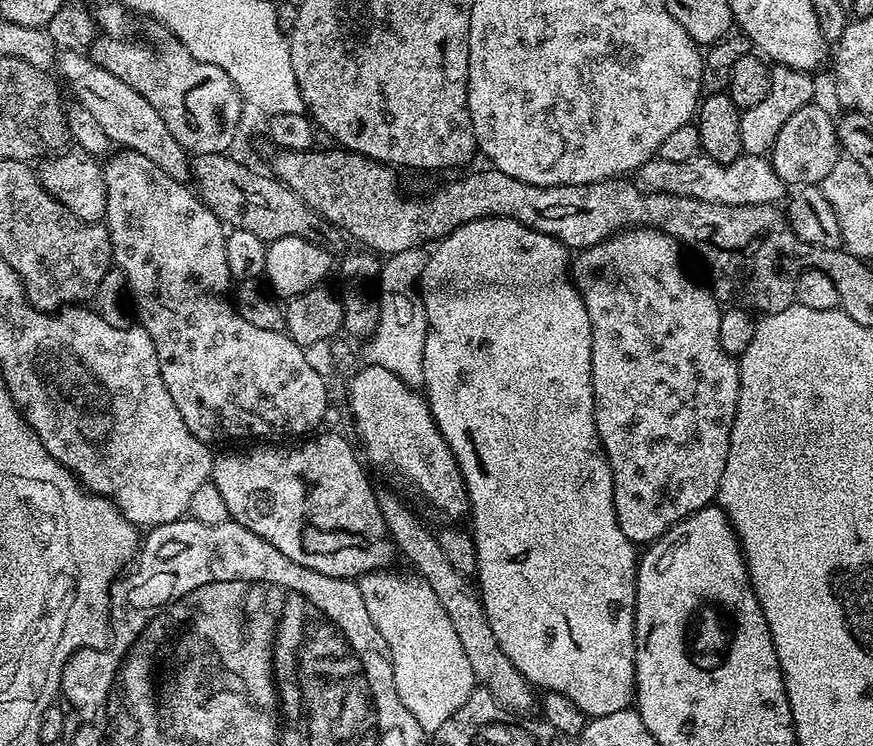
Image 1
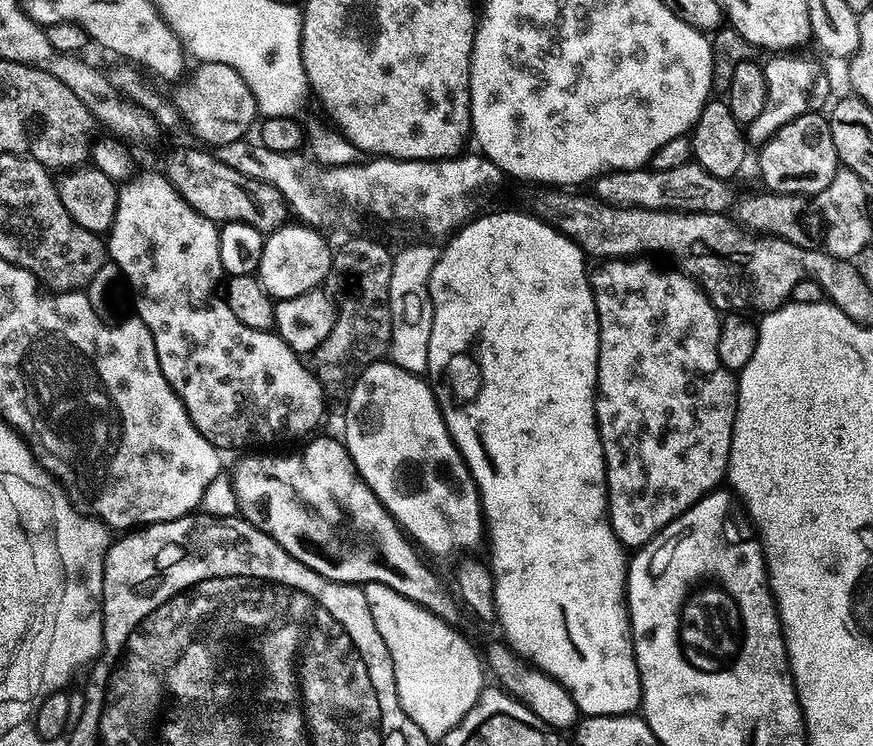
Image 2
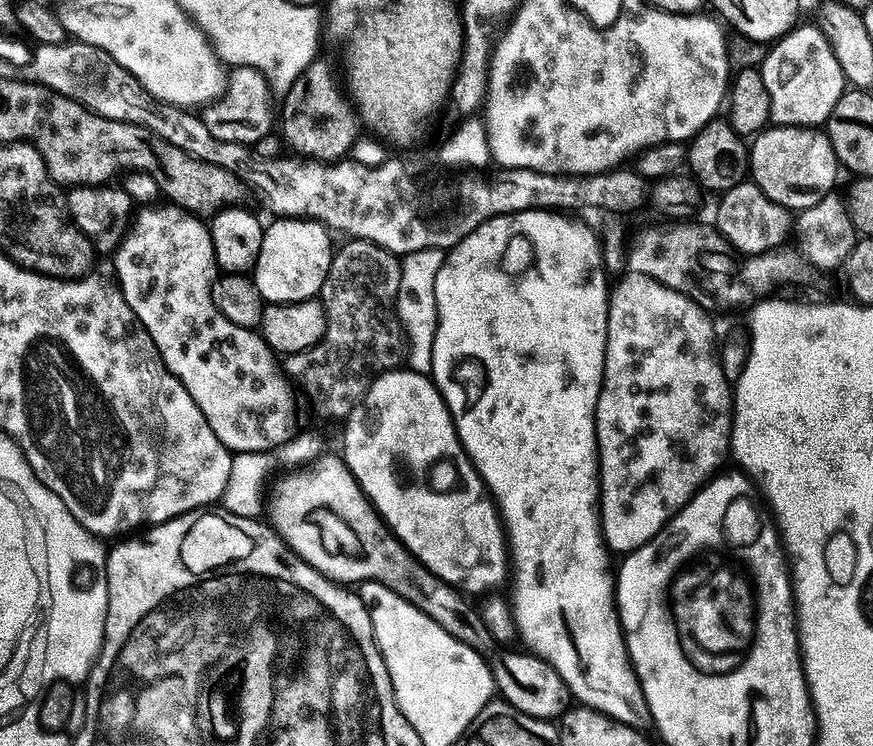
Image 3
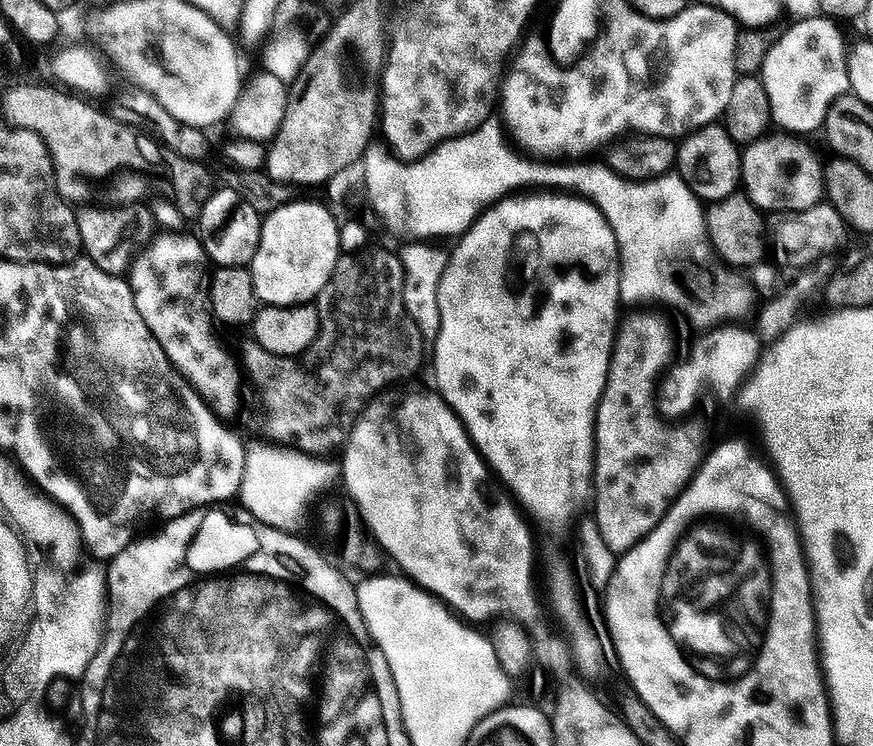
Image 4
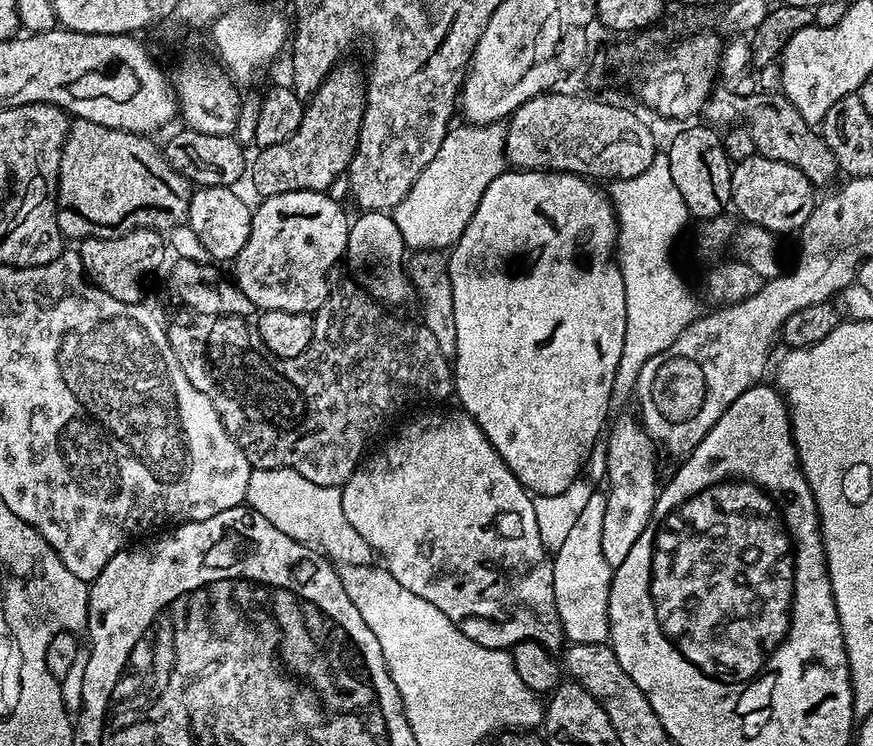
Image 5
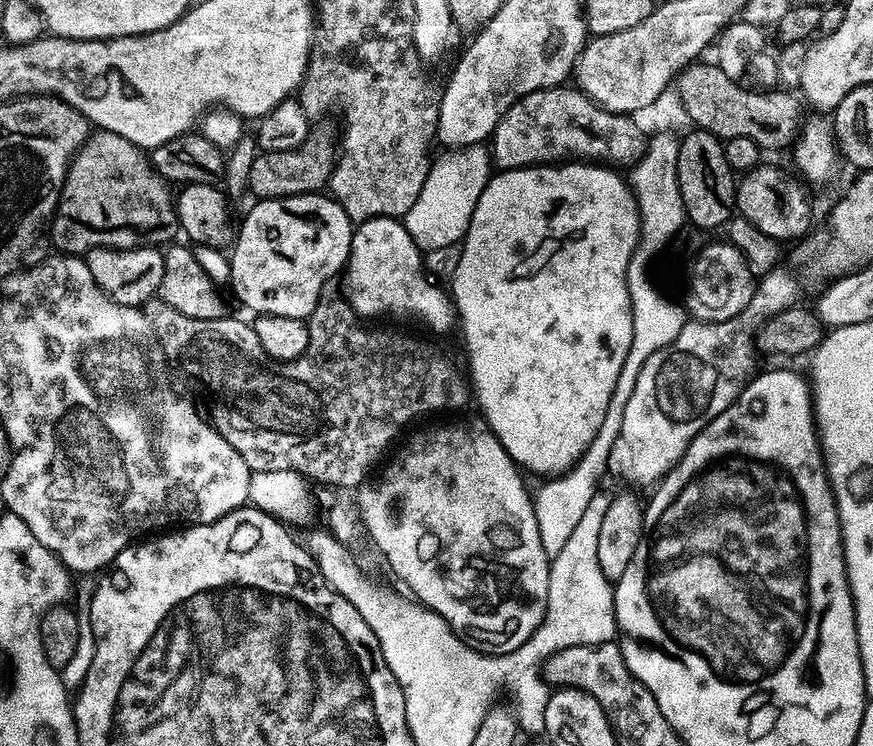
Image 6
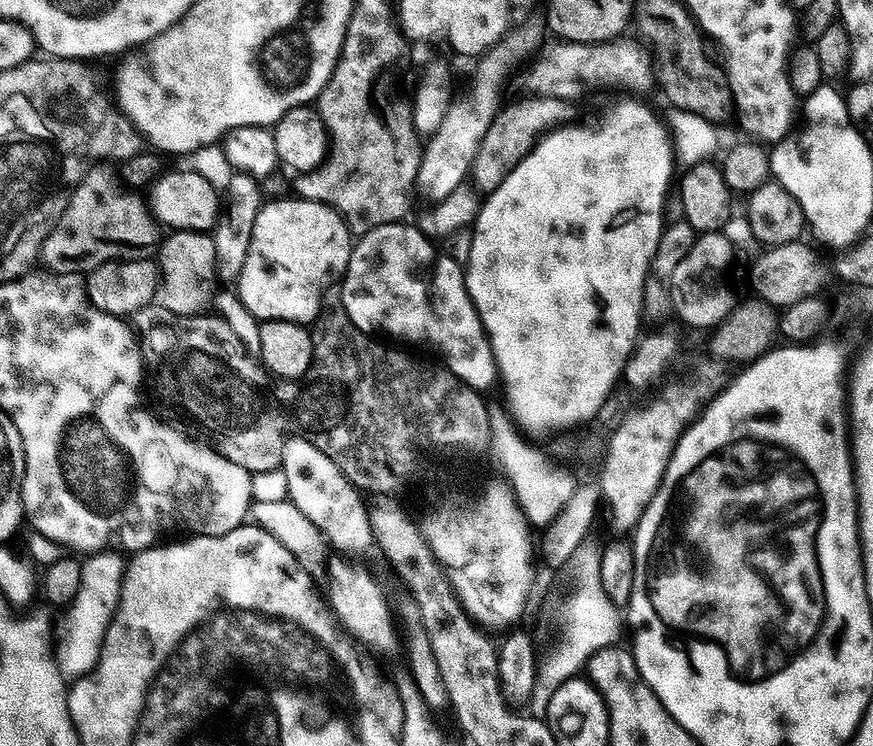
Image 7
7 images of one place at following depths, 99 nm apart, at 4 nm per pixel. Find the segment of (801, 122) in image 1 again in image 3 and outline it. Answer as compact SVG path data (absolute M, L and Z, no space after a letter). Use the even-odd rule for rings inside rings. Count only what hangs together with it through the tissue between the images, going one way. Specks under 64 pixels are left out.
M785 124L783 126L769 126L763 132L756 133L750 144L748 167L750 180L761 188L766 198L772 199L774 203L789 210L803 210L814 206L836 188L838 161L834 154L834 146L830 142L827 131L816 126L798 128L794 124Z

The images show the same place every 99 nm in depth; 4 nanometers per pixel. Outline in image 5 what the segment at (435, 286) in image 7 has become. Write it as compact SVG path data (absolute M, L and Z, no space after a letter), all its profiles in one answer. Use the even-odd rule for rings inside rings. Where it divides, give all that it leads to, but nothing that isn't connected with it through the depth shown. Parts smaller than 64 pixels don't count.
M365 212L359 213L360 217L353 219L348 226L348 251L346 260L352 264L368 264L368 273L362 279L363 287L374 300L383 302L388 306L400 304L407 296L413 295L412 285L406 271L406 245L394 218L388 212Z

